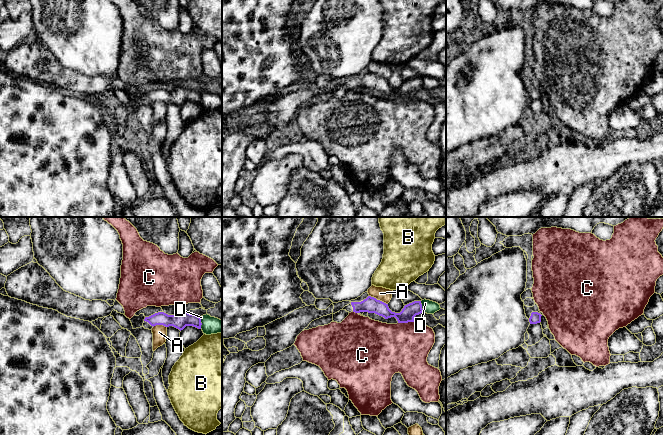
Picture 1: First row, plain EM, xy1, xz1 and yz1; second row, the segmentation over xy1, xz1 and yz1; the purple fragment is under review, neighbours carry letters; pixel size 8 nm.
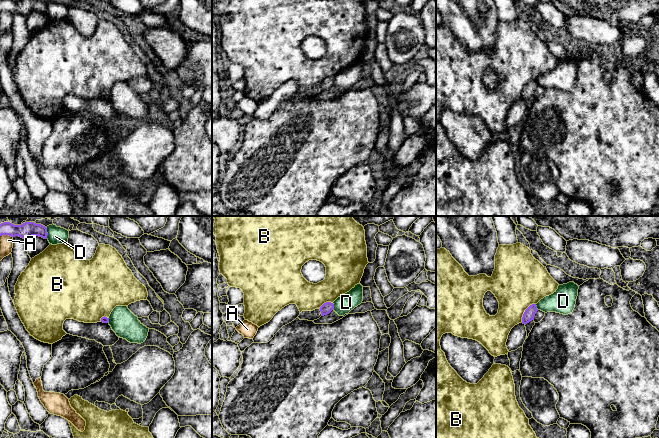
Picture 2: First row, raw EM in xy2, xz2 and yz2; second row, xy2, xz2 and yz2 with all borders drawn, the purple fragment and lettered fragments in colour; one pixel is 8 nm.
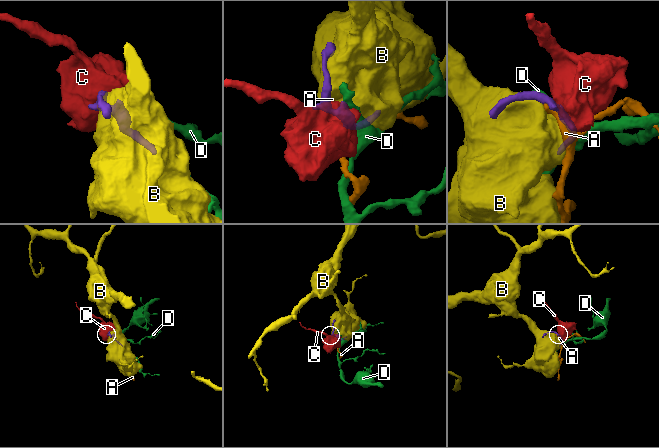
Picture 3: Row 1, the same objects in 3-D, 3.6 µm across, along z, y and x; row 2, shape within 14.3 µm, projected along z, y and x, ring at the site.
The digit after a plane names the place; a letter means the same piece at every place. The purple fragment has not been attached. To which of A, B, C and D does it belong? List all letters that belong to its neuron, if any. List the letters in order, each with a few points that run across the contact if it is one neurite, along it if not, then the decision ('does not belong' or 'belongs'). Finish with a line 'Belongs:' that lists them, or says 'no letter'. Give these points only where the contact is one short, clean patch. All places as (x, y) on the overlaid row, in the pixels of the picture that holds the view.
A: xz1 (369, 295), (387, 304) | does not belong
B: does not belong
C: does not belong
D: does not belong
Belongs: no letter

